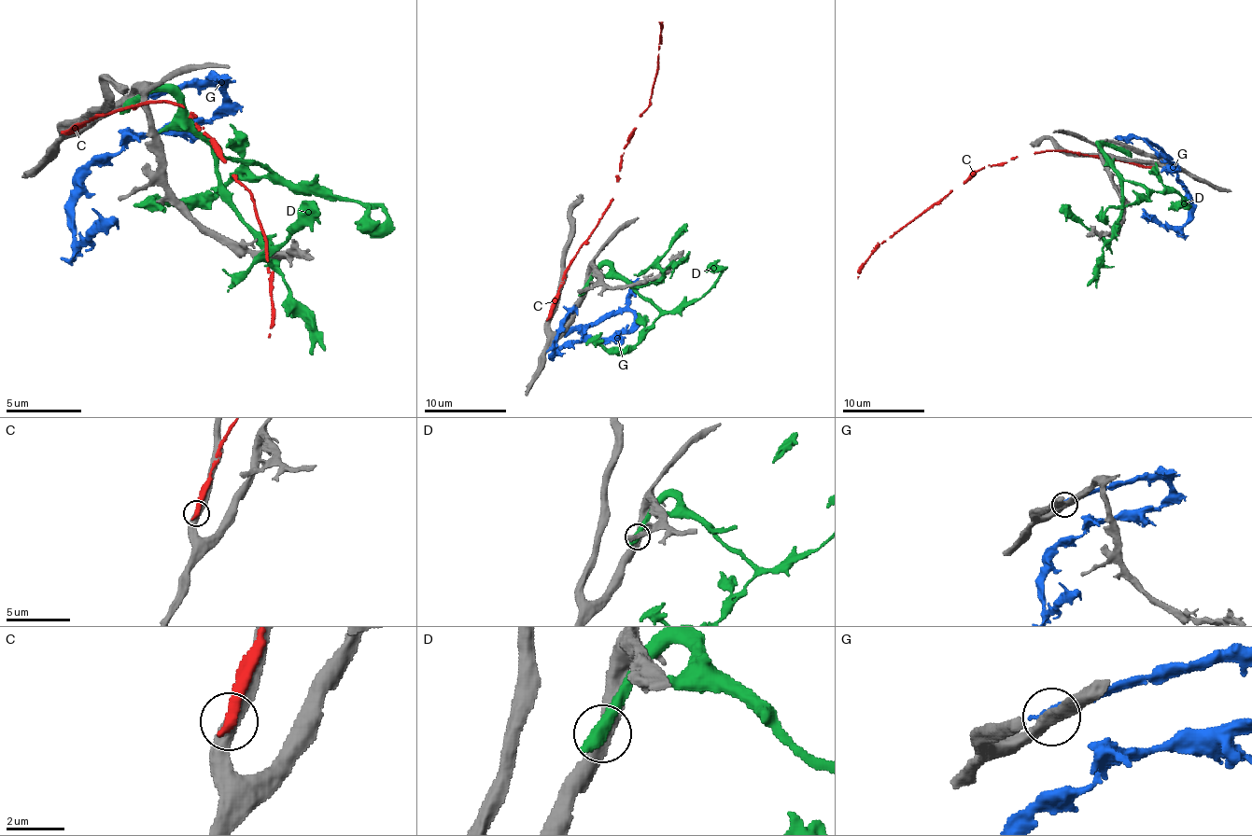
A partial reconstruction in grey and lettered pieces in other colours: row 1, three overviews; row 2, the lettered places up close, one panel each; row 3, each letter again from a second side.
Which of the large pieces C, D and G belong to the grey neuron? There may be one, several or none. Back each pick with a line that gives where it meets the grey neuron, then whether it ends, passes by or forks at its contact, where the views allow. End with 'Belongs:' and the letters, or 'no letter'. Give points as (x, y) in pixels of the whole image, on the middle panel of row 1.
Belongs: no letter

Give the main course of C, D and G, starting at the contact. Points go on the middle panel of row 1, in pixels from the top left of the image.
C: (549, 315), (551, 301), (569, 260), (612, 198), (629, 134), (650, 104), (658, 66), (658, 21)
D: (583, 291), (583, 285), (609, 264), (638, 291), (672, 312), (699, 299), (718, 276), (722, 266), (705, 272)
G: (568, 330), (633, 313), (625, 334), (571, 341), (553, 355), (568, 312), (563, 305)

